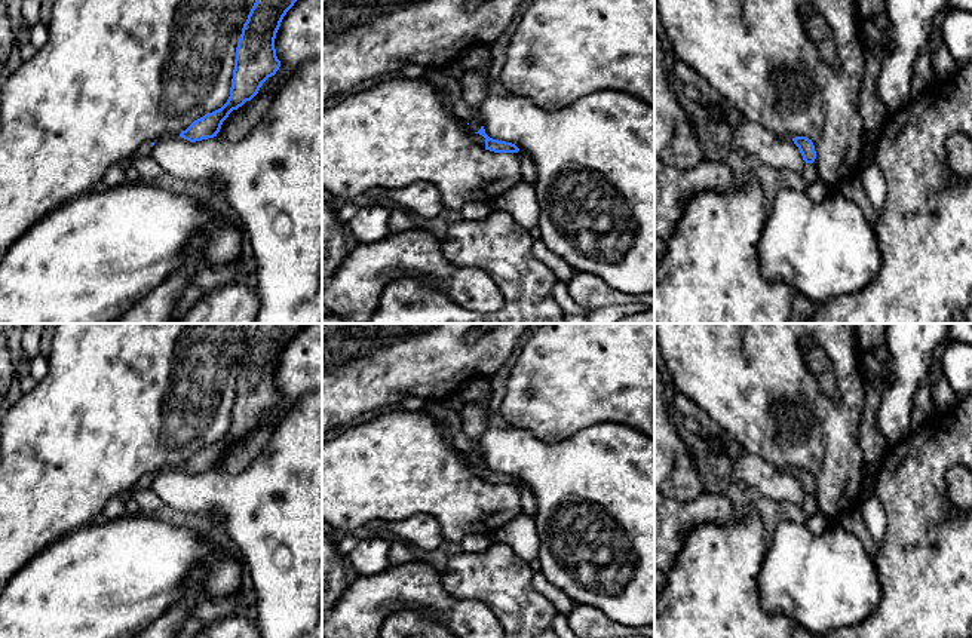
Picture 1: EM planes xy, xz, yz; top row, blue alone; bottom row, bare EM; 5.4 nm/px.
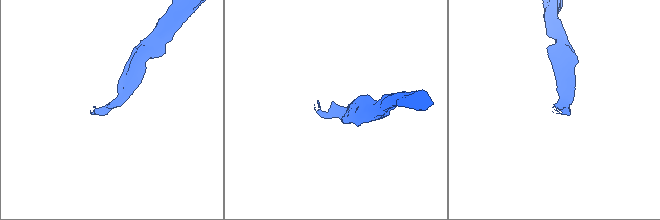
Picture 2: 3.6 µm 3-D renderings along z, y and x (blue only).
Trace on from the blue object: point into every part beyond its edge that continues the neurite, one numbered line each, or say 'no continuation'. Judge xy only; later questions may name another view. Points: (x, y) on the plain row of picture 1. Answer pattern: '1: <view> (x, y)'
1: xy (144, 482)

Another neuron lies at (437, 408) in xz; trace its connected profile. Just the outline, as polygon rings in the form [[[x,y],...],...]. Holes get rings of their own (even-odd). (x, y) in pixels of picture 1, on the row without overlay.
[[[426,399],[424,410],[450,424],[451,435],[453,435],[453,445],[464,456],[470,456],[473,453],[473,448],[466,442],[464,433],[463,433],[463,423],[460,418],[460,414],[454,410],[450,410],[444,401],[432,401]]]

